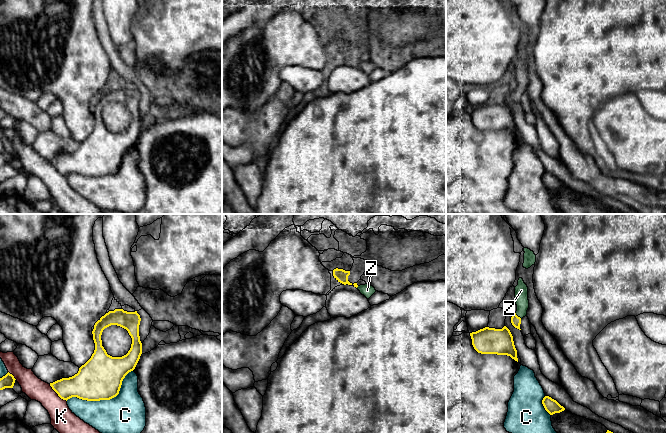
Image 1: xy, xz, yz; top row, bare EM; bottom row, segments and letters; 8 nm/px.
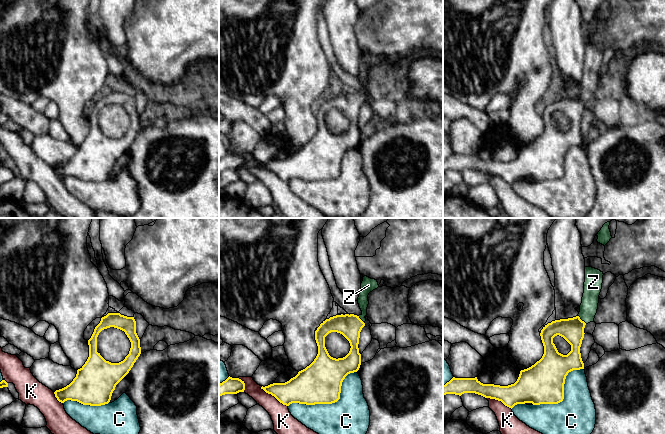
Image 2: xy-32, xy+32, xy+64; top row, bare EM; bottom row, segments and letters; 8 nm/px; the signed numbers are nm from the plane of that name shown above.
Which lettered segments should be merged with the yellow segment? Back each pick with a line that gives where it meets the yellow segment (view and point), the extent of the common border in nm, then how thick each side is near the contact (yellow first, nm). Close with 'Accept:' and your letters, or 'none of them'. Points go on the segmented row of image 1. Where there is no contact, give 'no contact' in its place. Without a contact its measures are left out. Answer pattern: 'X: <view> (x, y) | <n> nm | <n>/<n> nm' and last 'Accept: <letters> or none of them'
Z: yz (517, 316) | 70 nm | 80/110 nm
Accept: Z

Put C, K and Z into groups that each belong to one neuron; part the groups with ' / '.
C / K / Z

